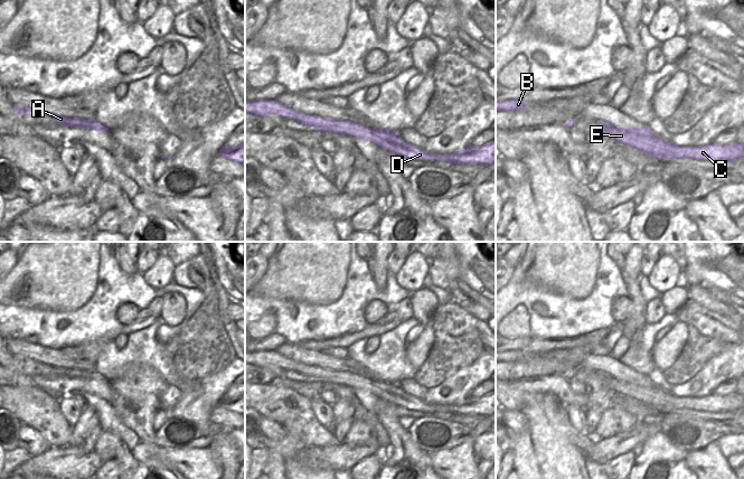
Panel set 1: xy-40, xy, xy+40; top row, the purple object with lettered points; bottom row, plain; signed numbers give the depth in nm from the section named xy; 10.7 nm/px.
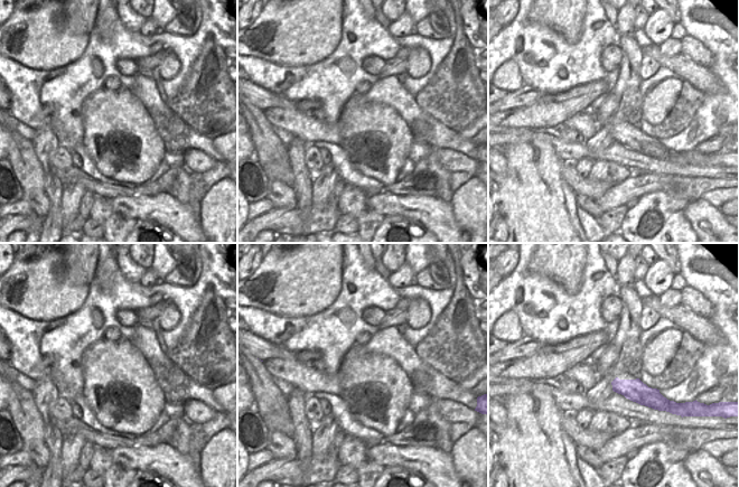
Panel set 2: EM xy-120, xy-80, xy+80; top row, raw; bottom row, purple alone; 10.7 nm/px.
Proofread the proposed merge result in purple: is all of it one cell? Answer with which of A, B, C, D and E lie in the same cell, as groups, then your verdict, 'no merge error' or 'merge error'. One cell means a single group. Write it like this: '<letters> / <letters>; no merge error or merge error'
A B D E / C; merge error

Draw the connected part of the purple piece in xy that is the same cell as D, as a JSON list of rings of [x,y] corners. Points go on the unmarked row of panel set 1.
[[[258,350],[247,353],[245,351],[245,364],[257,365],[267,368],[270,365],[280,365],[284,368],[296,369],[302,375],[314,377],[317,382],[335,383],[342,386],[354,386],[361,391],[373,392],[383,400],[389,400],[393,404],[402,406],[411,411],[436,411],[441,412],[439,406],[431,406],[424,401],[415,397],[409,400],[408,395],[399,396],[392,395],[384,387],[382,383],[392,384],[392,381],[386,378],[370,379],[360,374],[354,374],[347,370],[326,369],[319,366],[308,366],[293,361],[275,350]]]

